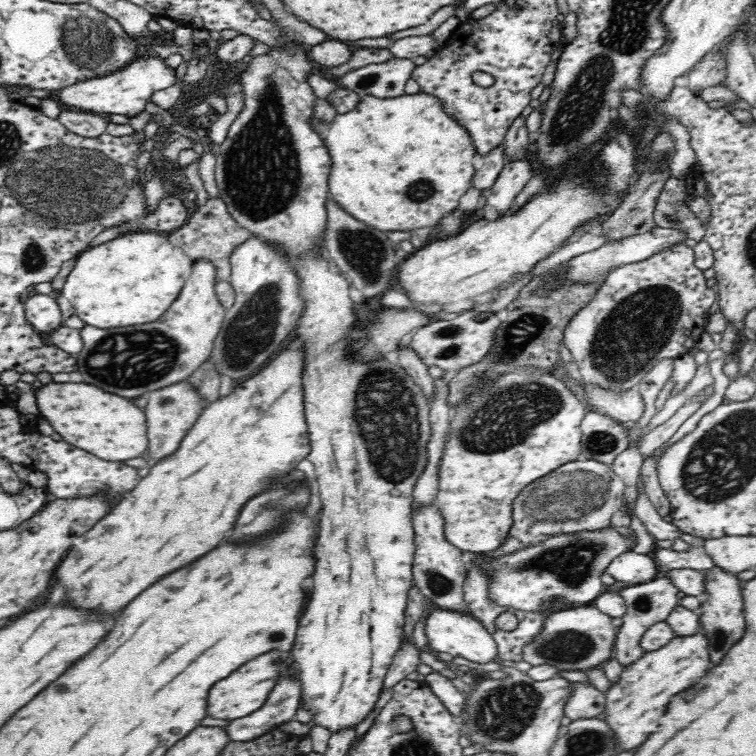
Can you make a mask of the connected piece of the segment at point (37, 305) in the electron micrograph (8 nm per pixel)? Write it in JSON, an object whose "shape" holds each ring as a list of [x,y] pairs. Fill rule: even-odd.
{"shape":[[[39,293],[28,298],[24,307],[26,321],[43,336],[61,327],[61,311],[52,296]]]}

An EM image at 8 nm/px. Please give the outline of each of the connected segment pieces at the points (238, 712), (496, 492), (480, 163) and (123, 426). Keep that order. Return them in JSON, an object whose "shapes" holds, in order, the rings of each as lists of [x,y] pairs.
{"shapes":[[[[274,649],[249,660],[240,668],[234,670],[232,674],[222,678],[210,690],[208,715],[234,720],[235,718],[248,716],[248,714],[262,708],[262,704],[268,700],[270,692],[276,688],[274,684],[278,684],[278,680],[282,678],[284,658],[284,651]]],[[[530,369],[502,376],[474,398],[470,406],[458,408],[446,452],[442,456],[444,460],[440,462],[435,502],[445,520],[446,539],[463,552],[490,553],[498,550],[514,526],[512,510],[518,494],[534,480],[578,460],[583,436],[581,422],[588,408],[567,378],[557,379],[551,373]]],[[[502,142],[486,154],[477,153],[473,160],[476,172],[474,178],[472,178],[472,186],[477,186],[481,192],[490,190],[498,175],[502,172],[504,164],[506,164],[506,151],[504,150],[506,150],[506,147]]],[[[57,378],[36,384],[34,390],[38,417],[44,418],[66,441],[108,462],[122,462],[138,458],[148,448],[146,418],[130,400],[110,394],[86,382],[60,382]]]]}

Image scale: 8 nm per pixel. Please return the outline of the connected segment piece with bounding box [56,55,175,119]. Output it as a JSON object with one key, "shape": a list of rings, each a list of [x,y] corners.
{"shape":[[[143,55],[114,74],[76,82],[61,89],[56,93],[56,101],[63,108],[82,110],[105,117],[112,114],[122,114],[129,119],[140,116],[145,111],[146,102],[156,90],[165,90],[175,84],[174,70],[168,69],[159,58],[142,58]]]}

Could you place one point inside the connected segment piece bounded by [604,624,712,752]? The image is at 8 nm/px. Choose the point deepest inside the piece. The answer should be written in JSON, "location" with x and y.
{"location":[636,704]}

